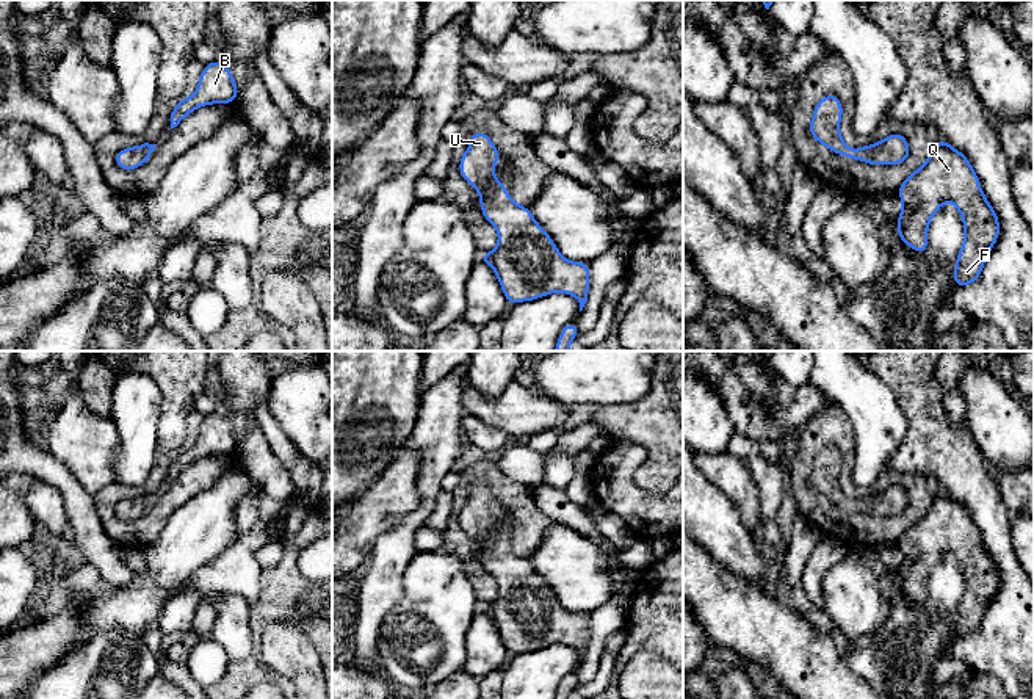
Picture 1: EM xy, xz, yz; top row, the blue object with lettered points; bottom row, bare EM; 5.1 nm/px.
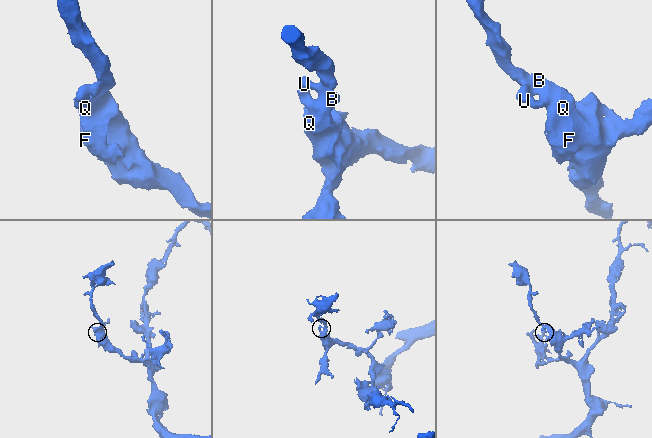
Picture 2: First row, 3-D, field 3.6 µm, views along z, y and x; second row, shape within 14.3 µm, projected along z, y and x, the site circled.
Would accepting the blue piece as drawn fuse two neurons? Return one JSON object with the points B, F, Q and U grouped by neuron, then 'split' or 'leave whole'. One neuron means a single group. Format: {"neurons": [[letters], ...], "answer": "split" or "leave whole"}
{"neurons": [["B", "F", "Q", "U"]], "answer": "leave whole"}

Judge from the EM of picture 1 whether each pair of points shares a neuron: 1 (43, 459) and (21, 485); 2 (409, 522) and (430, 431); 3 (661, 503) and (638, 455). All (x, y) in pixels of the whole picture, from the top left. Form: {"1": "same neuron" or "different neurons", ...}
{"1": "different neurons", "2": "same neuron", "3": "same neuron"}

